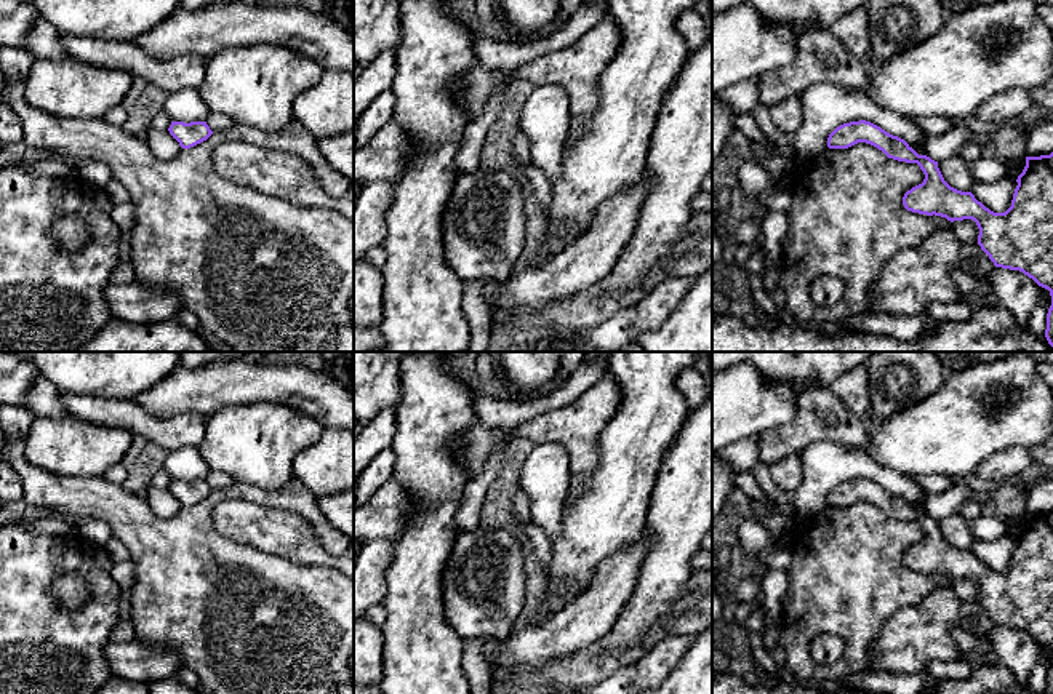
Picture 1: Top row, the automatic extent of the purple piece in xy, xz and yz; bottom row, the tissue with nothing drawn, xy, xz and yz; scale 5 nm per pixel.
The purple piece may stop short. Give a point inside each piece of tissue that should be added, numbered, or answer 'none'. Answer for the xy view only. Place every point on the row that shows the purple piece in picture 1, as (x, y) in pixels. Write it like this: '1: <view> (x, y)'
none

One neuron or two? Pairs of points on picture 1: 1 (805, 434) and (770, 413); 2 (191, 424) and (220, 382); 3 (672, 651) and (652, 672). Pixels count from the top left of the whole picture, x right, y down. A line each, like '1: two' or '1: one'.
1: two
2: two
3: one

